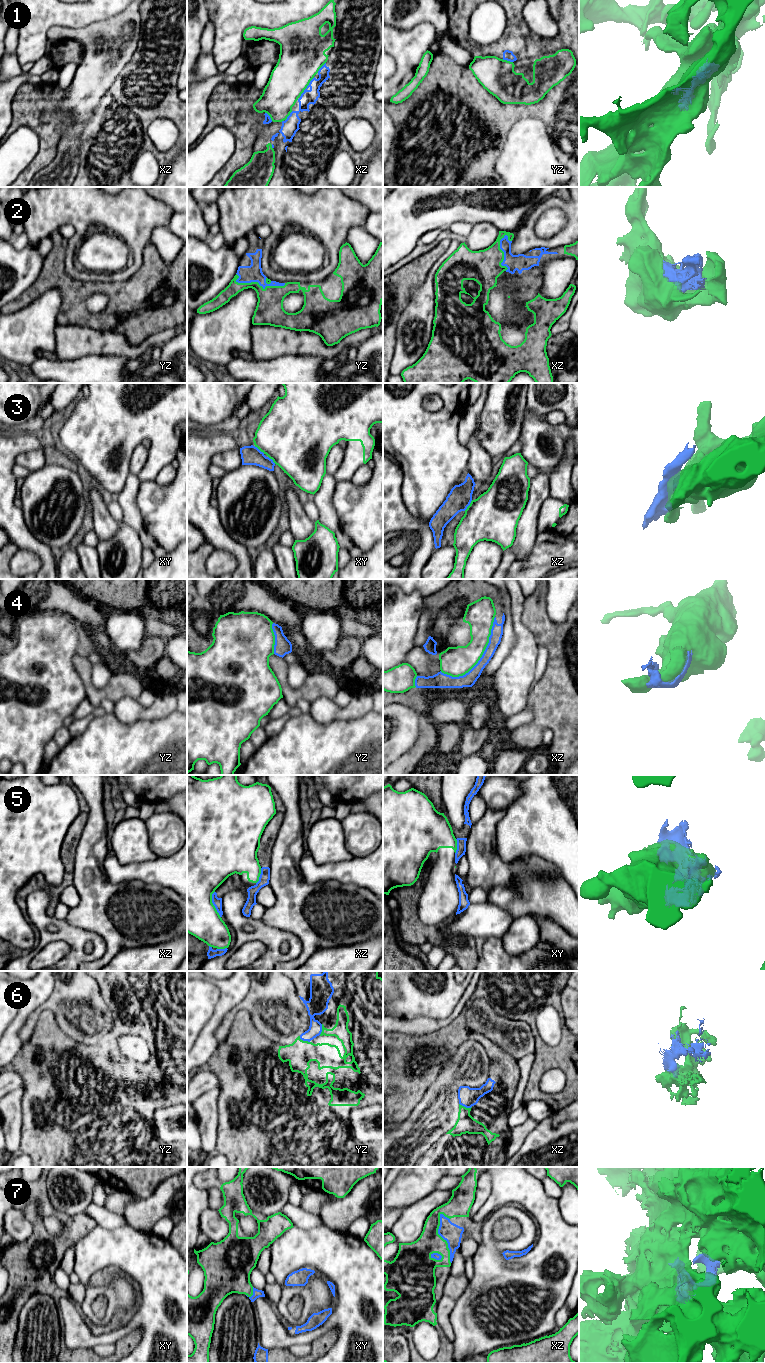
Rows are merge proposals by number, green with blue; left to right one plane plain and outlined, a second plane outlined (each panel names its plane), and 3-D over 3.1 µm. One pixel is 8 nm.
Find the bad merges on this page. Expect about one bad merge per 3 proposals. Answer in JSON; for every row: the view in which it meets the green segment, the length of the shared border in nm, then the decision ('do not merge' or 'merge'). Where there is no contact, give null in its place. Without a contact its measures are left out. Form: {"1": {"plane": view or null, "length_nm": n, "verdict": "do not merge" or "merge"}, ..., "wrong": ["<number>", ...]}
{"1": {"plane": "xz", "length_nm": 200, "verdict": "do not merge"}, "2": {"plane": "yz", "length_nm": 400, "verdict": "merge"}, "3": {"plane": "xz", "length_nm": 110, "verdict": "do not merge"}, "4": {"plane": "xz", "length_nm": 600, "verdict": "do not merge"}, "5": {"plane": "xz", "length_nm": 220, "verdict": "do not merge"}, "6": {"plane": "xz", "length_nm": 110, "verdict": "merge"}, "7": {"plane": "xz", "length_nm": 400, "verdict": "merge"}, "wrong": ["1", "3", "4", "5"]}

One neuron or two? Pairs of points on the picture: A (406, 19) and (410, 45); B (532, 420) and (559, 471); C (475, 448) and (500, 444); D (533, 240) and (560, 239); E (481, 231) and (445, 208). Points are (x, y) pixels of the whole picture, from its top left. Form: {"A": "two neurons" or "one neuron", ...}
{"A": "two neurons", "B": "two neurons", "C": "two neurons", "D": "one neuron", "E": "two neurons"}

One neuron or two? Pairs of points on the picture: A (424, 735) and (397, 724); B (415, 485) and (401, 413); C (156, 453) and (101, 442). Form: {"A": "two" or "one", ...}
{"A": "two", "B": "one", "C": "one"}

